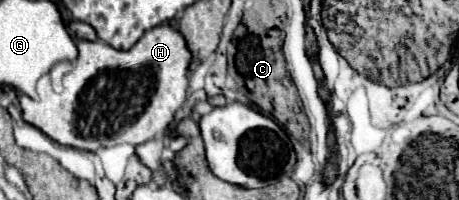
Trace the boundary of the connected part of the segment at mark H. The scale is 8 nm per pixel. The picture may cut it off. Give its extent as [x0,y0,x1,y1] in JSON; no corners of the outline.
[21,26,189,150]

